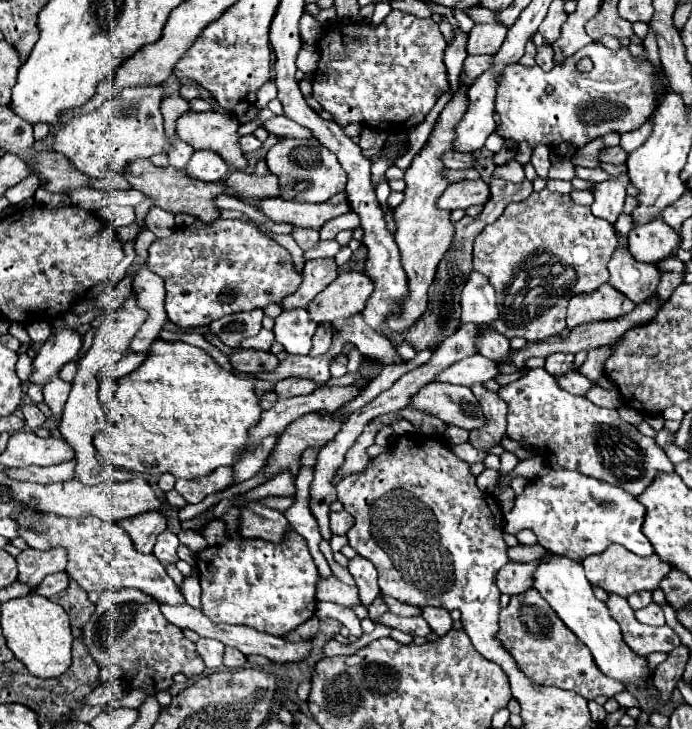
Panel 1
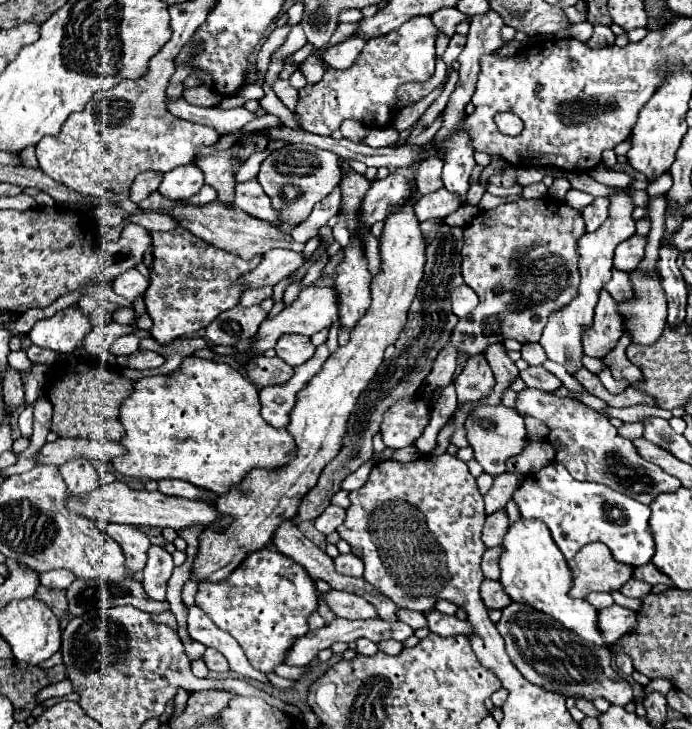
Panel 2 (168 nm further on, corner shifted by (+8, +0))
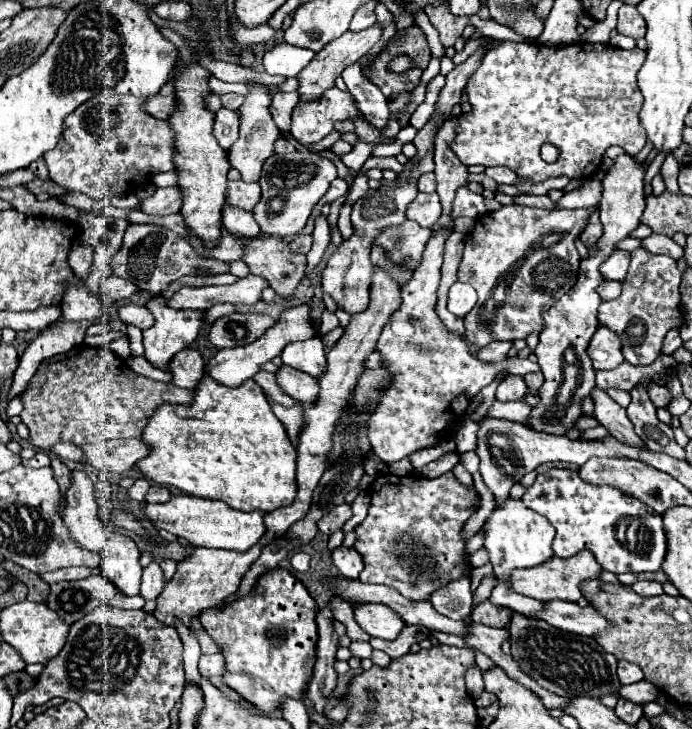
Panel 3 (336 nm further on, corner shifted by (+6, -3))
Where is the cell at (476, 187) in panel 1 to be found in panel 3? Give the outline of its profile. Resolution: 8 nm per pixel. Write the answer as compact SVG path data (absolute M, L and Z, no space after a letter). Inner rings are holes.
M417 193L405 211L407 219L417 221L421 227L433 227L441 217L441 203L437 193Z

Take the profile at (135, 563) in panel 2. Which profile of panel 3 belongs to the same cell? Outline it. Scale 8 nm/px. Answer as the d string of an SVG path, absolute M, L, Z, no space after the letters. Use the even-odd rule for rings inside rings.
M109 533L105 551L101 555L101 569L109 583L113 583L125 595L137 595L141 583L139 549L135 541L121 533Z

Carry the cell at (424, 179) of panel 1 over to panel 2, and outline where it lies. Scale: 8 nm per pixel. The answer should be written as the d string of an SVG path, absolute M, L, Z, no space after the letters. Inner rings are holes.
M415 192L415 198L407 198L405 202L401 202L399 206L395 206L389 216L385 218L385 228L381 234L381 274L379 280L373 278L371 282L371 306L365 312L365 316L359 320L359 324L353 328L351 332L351 340L349 344L341 346L335 354L331 354L331 358L323 364L323 368L309 380L309 384L297 394L297 402L295 408L291 410L289 416L289 426L287 432L293 436L295 440L295 456L275 468L275 470L267 470L267 468L253 468L251 472L247 472L247 476L243 478L243 482L237 488L231 488L227 494L219 496L215 502L215 508L219 508L219 518L231 518L231 524L227 528L219 528L217 524L211 524L211 528L203 530L203 534L199 536L199 554L195 558L195 566L193 566L193 574L197 576L197 580L225 580L225 576L229 576L229 572L235 570L237 564L243 562L243 558L249 552L255 552L263 546L267 546L267 542L271 540L275 528L287 520L293 518L299 510L301 498L317 484L317 478L321 474L321 470L325 468L325 464L329 464L337 454L339 448L343 444L343 438L347 434L347 420L357 404L359 394L369 386L369 382L375 378L375 372L379 368L379 364L383 362L383 352L387 346L395 344L399 334L403 332L405 324L407 324L407 312L409 312L409 304L415 298L417 286L423 278L423 266L425 266L425 236L419 228L419 218L415 216L415 202L417 202L419 194Z

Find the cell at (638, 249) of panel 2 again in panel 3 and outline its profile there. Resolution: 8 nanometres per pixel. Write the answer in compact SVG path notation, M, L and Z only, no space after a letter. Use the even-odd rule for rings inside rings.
M613 251L599 267L599 273L609 281L625 279L625 271L629 269L629 253L627 251Z

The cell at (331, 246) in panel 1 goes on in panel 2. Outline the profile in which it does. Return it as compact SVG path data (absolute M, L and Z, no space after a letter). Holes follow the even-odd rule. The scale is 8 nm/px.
M275 248L265 254L265 260L251 270L247 276L243 276L245 284L251 284L253 288L259 286L275 286L283 278L287 278L293 270L297 270L305 262L303 252L293 252L293 250L283 250Z

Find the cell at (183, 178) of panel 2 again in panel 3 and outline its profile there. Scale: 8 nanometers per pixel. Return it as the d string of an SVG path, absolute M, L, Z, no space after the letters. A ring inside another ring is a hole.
M165 187L165 189L155 189L151 197L141 201L139 209L147 215L171 215L179 213L181 207L181 191L177 187Z

